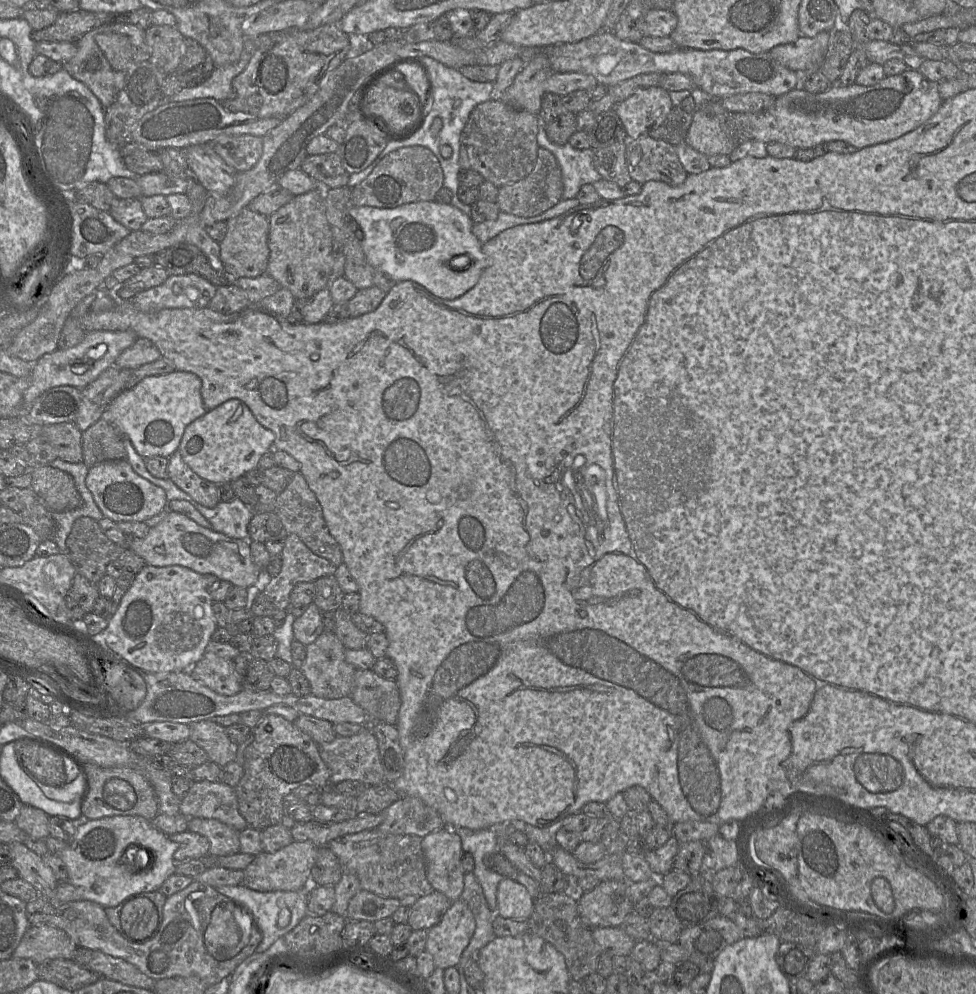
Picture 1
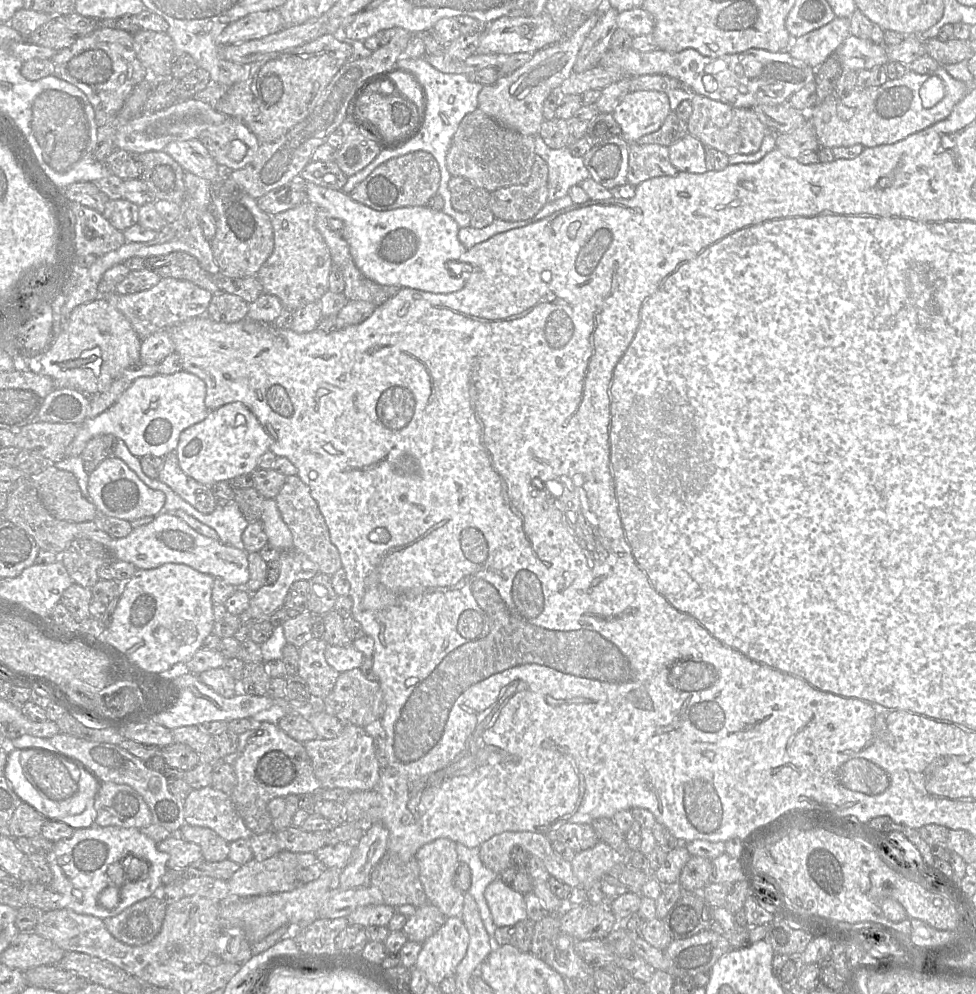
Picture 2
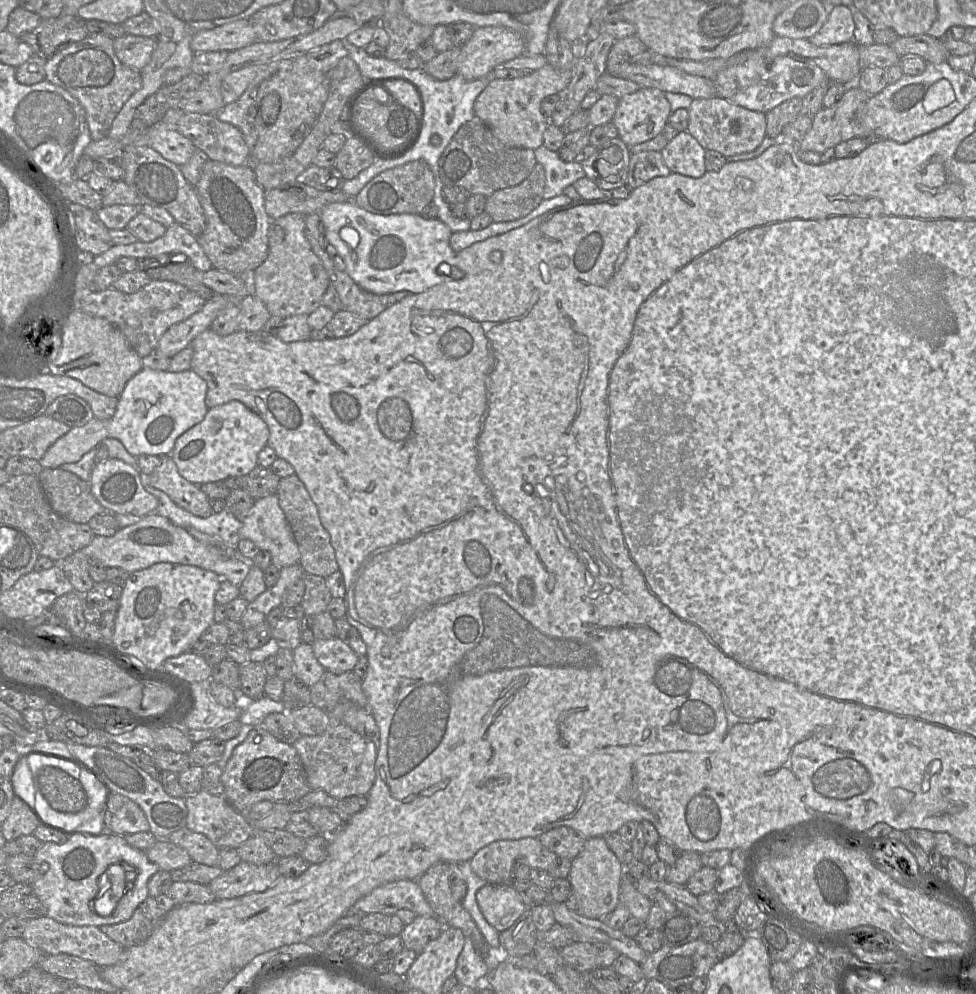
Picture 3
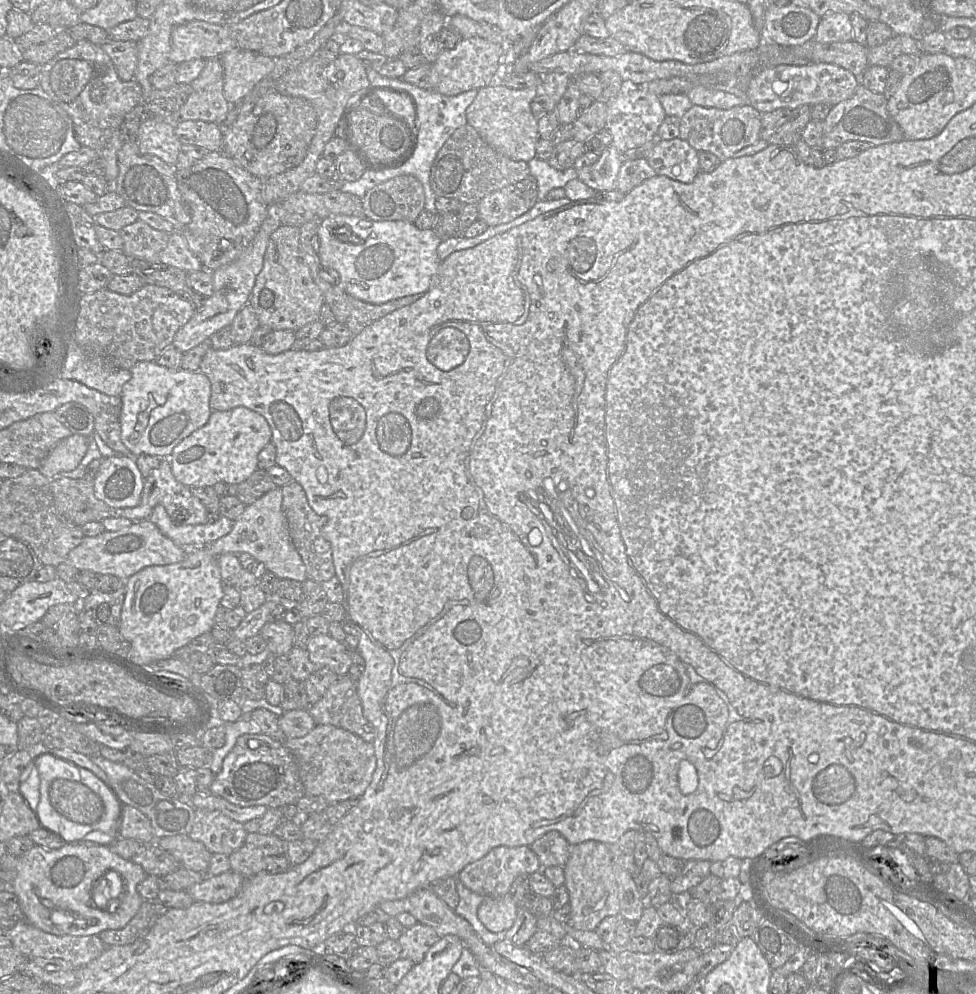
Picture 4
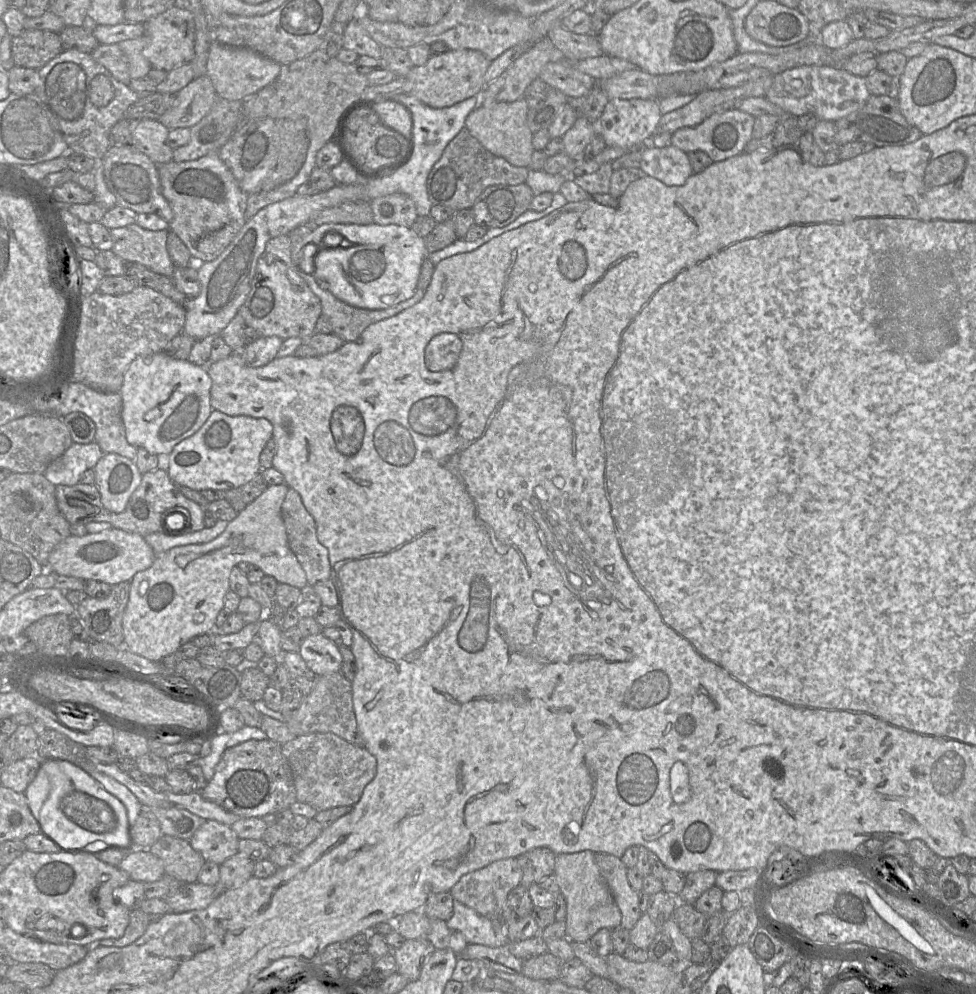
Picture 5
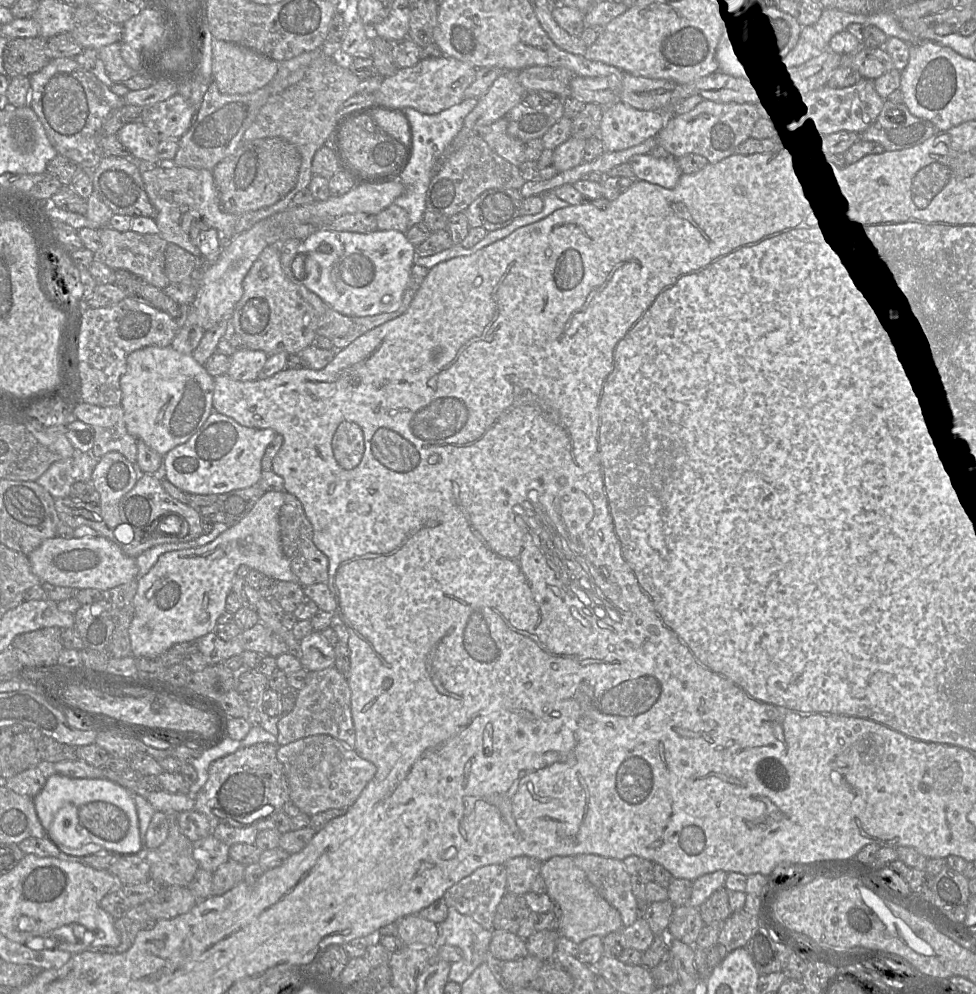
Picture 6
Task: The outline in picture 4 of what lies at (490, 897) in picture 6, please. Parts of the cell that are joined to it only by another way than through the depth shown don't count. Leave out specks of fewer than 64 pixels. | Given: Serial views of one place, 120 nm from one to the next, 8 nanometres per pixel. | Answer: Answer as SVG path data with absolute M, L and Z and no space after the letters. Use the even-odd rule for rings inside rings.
M498 846L483 858L468 864L459 873L458 878L466 888L474 893L484 897L503 897L509 893L516 877L522 874L531 875L542 869L537 855L530 846Z

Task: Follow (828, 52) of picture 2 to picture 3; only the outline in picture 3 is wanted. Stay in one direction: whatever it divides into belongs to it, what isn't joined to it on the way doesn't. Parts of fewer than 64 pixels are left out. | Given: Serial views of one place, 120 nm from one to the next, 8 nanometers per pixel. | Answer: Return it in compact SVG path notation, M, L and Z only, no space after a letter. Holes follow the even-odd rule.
M844 5L829 7L828 19L808 40L815 46L831 46L853 41L855 24L851 9Z

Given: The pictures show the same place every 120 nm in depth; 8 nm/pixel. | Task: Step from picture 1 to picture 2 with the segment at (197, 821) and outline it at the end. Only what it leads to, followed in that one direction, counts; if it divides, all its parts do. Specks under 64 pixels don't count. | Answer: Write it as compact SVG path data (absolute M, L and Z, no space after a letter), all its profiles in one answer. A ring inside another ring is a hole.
M184 824L178 833L171 834L177 834L182 839L199 845L202 851L203 859L208 862L220 862L228 858L230 843L221 838L212 829Z

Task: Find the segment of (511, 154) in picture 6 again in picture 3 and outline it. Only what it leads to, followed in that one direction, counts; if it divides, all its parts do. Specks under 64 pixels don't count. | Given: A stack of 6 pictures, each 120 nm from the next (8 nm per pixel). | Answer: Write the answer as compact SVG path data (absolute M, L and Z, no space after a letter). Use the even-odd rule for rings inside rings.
M548 63L522 78L491 80L477 96L474 114L503 144L535 150L543 144L543 133L549 123L541 111L541 102L553 94L563 95L572 79L573 70L560 71Z

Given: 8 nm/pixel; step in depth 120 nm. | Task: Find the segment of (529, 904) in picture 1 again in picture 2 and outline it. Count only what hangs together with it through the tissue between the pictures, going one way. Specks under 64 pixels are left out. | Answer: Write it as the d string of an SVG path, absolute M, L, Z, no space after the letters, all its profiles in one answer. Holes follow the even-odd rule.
M500 877L488 884L484 896L497 927L510 926L527 918L524 895Z

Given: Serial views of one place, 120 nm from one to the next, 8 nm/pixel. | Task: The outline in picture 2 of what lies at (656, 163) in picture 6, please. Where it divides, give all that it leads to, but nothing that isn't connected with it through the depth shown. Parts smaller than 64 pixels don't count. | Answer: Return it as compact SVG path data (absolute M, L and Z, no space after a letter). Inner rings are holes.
M686 134L668 148L670 161L679 172L700 174L708 171L706 147L691 134Z

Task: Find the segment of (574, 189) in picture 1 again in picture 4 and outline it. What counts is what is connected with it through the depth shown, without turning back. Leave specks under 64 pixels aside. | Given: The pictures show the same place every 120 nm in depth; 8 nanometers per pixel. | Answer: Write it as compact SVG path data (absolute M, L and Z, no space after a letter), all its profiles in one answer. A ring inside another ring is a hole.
M532 158L527 162L530 175L537 181L537 201L545 200L548 192L555 188L564 188L567 182L577 178L578 172L574 167L557 170L547 161Z

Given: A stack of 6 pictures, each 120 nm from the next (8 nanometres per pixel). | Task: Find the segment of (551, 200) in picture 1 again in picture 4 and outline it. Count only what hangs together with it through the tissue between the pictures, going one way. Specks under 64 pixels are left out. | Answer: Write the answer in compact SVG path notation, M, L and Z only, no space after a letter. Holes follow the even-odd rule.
M532 175L493 191L478 203L478 219L489 226L508 223L529 211L537 202L537 181Z

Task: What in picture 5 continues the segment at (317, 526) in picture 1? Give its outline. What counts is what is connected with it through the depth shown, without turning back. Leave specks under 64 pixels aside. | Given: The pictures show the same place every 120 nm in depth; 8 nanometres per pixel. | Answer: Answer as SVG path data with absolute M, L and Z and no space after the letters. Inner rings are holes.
M289 488L282 503L282 518L286 528L288 545L306 573L307 583L315 585L318 581L330 578L331 566L327 548L322 545L316 533L316 522L305 508L299 493Z

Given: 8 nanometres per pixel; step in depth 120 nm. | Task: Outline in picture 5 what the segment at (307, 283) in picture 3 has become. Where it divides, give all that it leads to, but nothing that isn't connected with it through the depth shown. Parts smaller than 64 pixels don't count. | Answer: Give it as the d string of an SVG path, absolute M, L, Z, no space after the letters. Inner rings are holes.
M289 235L277 236L267 242L258 259L250 292L238 313L246 326L254 328L261 336L277 336L283 341L290 337L308 340L314 334L322 307L320 299L294 266L290 246Z

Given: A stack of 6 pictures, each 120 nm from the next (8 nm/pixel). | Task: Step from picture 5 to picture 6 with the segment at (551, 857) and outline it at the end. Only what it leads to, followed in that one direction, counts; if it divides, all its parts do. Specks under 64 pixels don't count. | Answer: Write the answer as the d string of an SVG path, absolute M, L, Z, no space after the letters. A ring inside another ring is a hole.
M519 856L508 860L505 864L507 892L525 895L540 875L541 861L529 856Z

